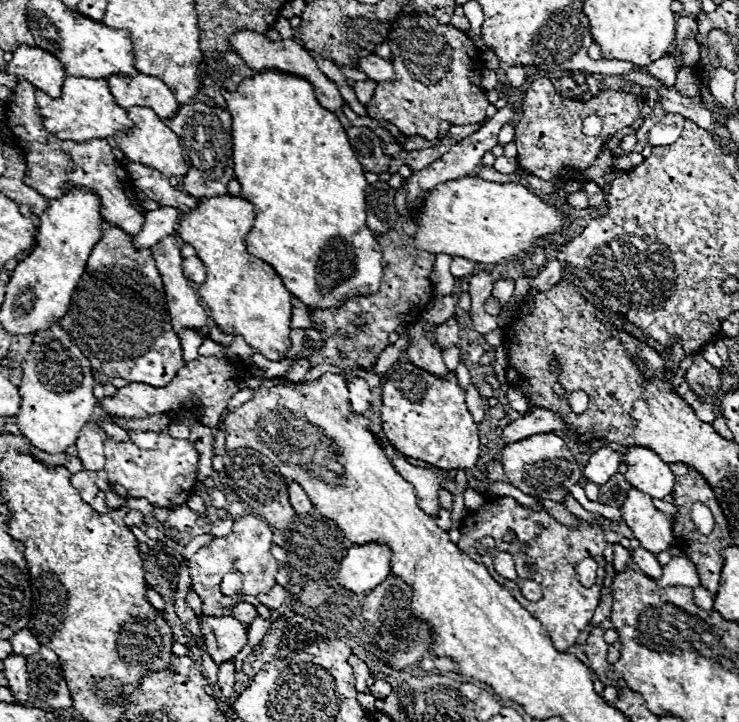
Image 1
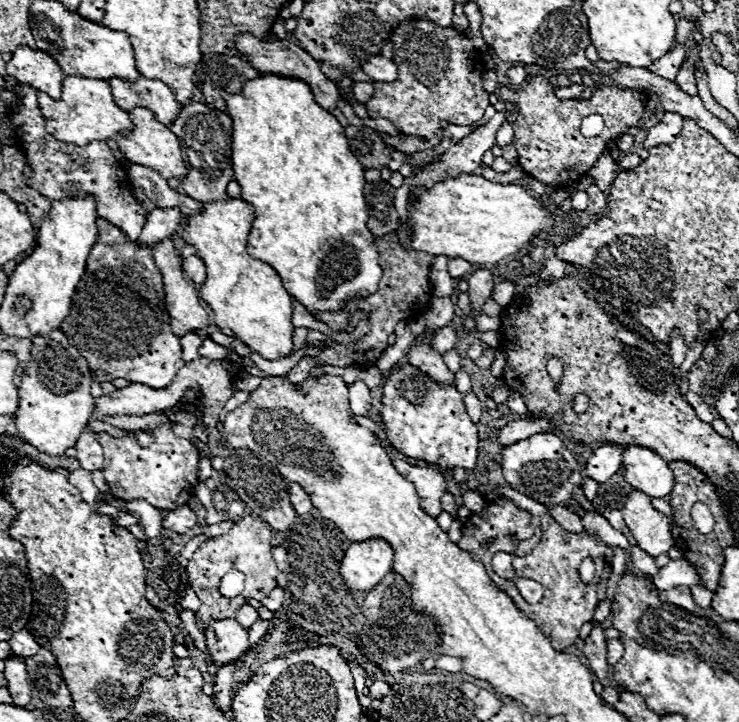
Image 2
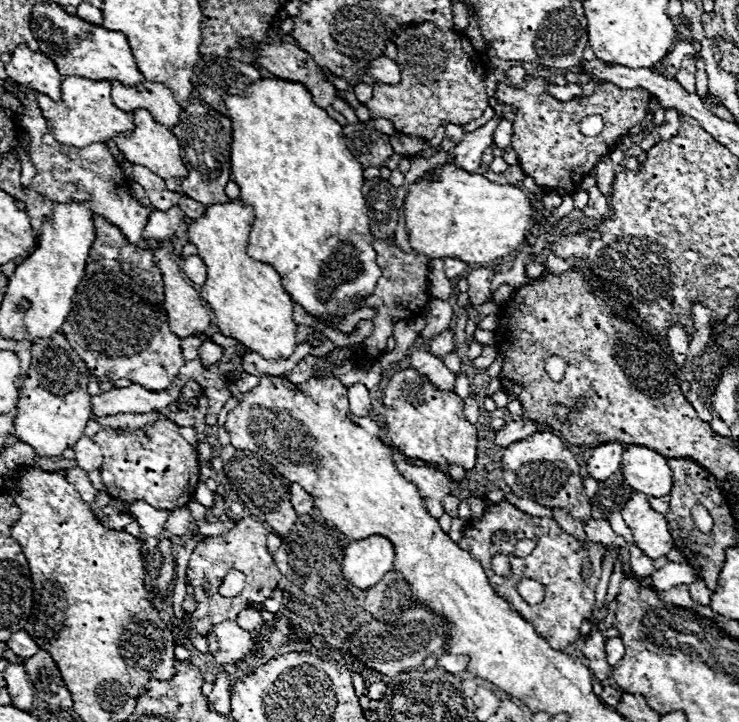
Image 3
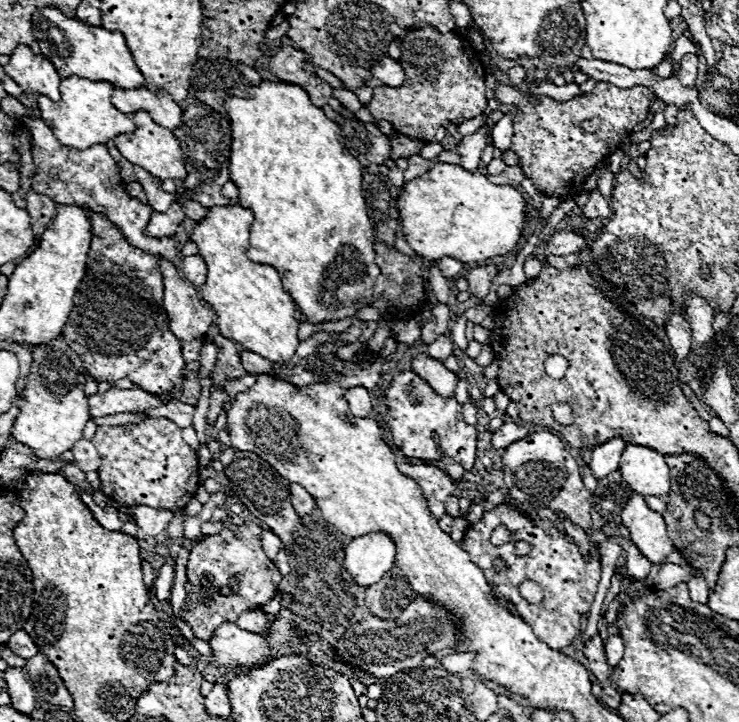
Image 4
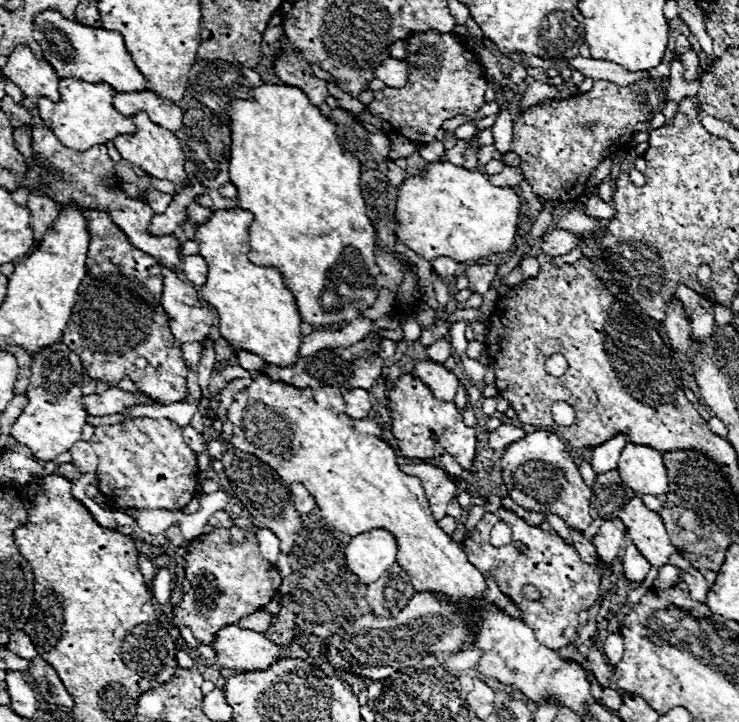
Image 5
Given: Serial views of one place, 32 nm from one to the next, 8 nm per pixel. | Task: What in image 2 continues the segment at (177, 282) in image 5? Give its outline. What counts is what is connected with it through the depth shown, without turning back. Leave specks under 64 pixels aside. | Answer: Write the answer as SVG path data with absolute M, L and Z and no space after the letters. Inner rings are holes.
M164 238L162 242L154 244L154 246L152 246L152 256L154 256L154 262L158 264L158 270L160 270L162 280L164 280L166 310L170 312L172 332L174 332L176 336L184 336L186 332L196 332L196 330L206 328L206 326L208 326L208 312L206 312L206 308L202 308L198 290L184 278L182 264L180 264L182 258L180 258L180 252L176 250L174 240L172 240L172 238Z

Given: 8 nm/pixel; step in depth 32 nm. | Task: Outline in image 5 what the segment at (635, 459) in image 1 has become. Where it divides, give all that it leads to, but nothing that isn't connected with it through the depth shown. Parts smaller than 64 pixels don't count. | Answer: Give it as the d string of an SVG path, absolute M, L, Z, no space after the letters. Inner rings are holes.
M628 442L618 460L618 472L636 494L662 496L668 492L668 472L662 454L650 446Z

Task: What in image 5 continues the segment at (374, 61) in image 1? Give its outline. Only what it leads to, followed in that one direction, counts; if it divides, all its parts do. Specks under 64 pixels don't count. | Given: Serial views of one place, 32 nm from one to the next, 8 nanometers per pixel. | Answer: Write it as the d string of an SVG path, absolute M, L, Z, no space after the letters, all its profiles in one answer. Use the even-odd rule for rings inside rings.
M386 58L374 72L378 80L382 80L386 86L392 86L392 88L402 88L408 82L406 62L396 58Z

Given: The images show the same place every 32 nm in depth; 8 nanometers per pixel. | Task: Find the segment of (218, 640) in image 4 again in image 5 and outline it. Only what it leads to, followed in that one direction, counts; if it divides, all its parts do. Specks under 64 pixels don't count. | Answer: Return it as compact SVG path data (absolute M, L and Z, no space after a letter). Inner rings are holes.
M226 624L214 638L212 648L222 668L236 668L242 672L264 670L284 656L280 646L272 644L264 634L238 628L236 624Z

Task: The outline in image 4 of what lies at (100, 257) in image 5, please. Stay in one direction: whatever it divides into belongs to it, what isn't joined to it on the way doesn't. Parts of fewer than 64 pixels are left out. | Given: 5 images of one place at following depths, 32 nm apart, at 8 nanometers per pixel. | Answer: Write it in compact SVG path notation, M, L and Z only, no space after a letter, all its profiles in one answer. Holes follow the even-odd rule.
M92 212L90 220L94 232L94 240L90 244L90 270L94 270L96 276L84 276L84 284L78 286L70 320L66 322L66 328L62 332L64 340L70 344L70 348L74 348L74 352L78 352L78 356L82 356L86 372L100 382L106 380L112 384L120 378L128 378L150 394L168 394L172 390L180 390L182 368L186 362L182 358L178 338L168 328L168 316L162 306L164 284L156 258L152 254L146 254L144 250L130 246L124 234L104 214Z

